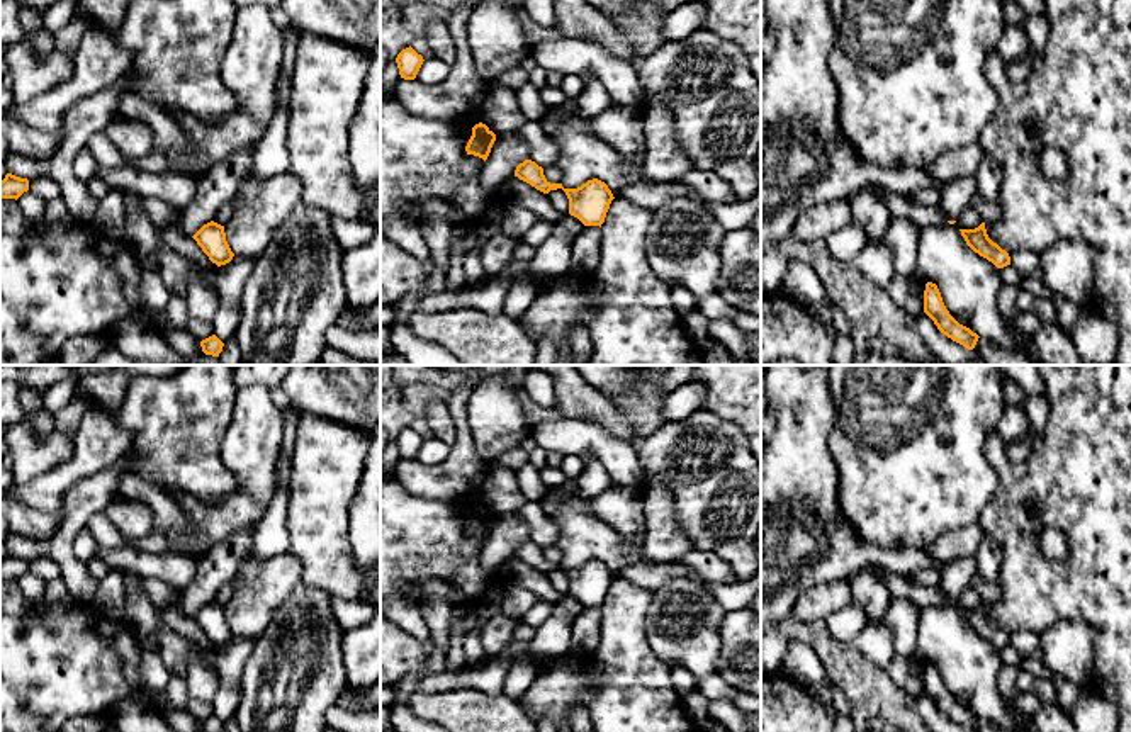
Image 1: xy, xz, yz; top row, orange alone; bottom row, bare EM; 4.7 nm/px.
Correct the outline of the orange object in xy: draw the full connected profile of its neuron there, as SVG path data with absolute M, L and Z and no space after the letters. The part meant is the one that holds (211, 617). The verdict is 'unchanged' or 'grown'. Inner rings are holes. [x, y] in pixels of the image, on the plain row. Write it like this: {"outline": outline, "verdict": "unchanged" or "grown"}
{"outline": "M214 601L204 605L192 618L217 647L229 644L234 637L226 622L224 606Z", "verdict": "unchanged"}

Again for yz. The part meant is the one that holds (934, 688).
{"outline": "M927 662L924 671L924 693L934 701L937 710L951 718L953 722L963 725L968 730L973 730L978 715L970 708L959 705L946 690L941 673L936 664Z", "verdict": "unchanged"}

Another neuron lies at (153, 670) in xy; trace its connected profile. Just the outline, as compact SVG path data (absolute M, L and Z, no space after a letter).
M146 650L141 659L141 676L153 691L166 691L170 674L160 652Z

